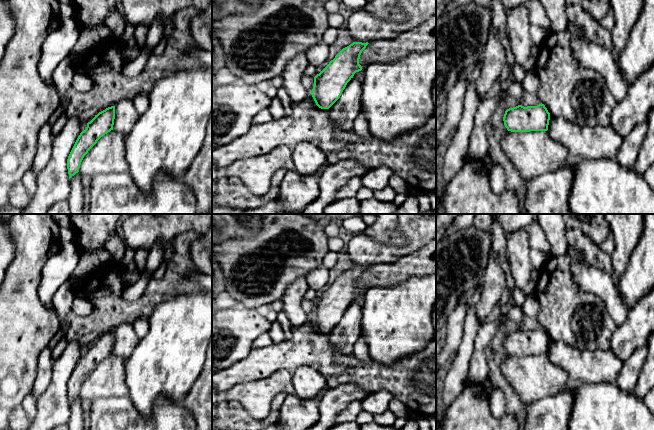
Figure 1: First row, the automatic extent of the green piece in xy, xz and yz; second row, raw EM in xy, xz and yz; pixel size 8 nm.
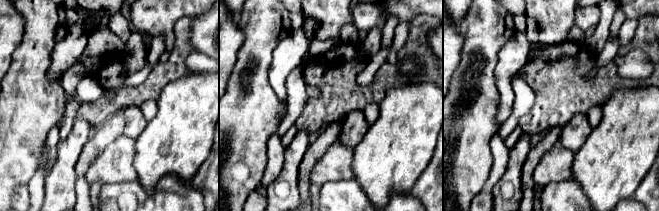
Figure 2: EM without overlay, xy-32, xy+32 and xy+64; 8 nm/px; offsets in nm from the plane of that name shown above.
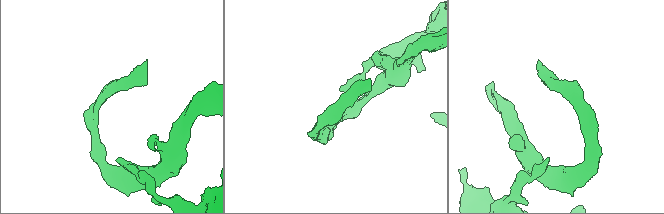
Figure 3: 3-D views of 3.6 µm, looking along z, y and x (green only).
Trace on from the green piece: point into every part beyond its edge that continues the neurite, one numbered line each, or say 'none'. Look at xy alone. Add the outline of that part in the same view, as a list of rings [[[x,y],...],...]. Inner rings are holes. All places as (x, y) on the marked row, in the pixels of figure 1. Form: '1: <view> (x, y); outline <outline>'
1: xy (126, 115); outline [[[122,100],[115,105],[113,130],[127,135],[139,118],[140,114],[136,110],[133,101]]]

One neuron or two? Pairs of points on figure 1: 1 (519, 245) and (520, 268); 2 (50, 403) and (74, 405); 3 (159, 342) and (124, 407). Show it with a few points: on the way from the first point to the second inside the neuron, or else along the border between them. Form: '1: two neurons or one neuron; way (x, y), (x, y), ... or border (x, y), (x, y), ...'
1: one neuron; way (519, 251), (519, 262)
2: two neurons; border (68, 403), (69, 419)
3: two neurons; border (127, 397), (143, 416)

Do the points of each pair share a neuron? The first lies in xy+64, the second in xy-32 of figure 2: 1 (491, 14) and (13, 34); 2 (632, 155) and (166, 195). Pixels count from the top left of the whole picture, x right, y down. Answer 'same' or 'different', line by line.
1: different
2: different

